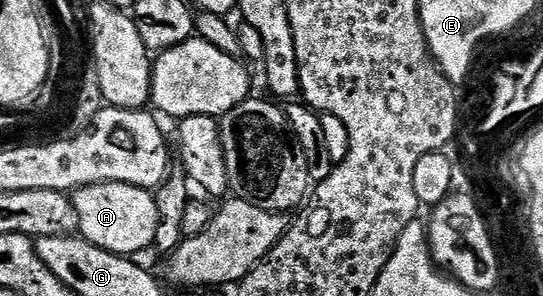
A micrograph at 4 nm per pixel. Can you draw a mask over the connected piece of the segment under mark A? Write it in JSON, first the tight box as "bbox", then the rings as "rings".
{"bbox":[73,182,158,257],"rings":[[[121,182],[90,184],[73,193],[78,235],[118,256],[134,257],[155,242],[158,226],[158,208],[154,195],[148,189]]]}

